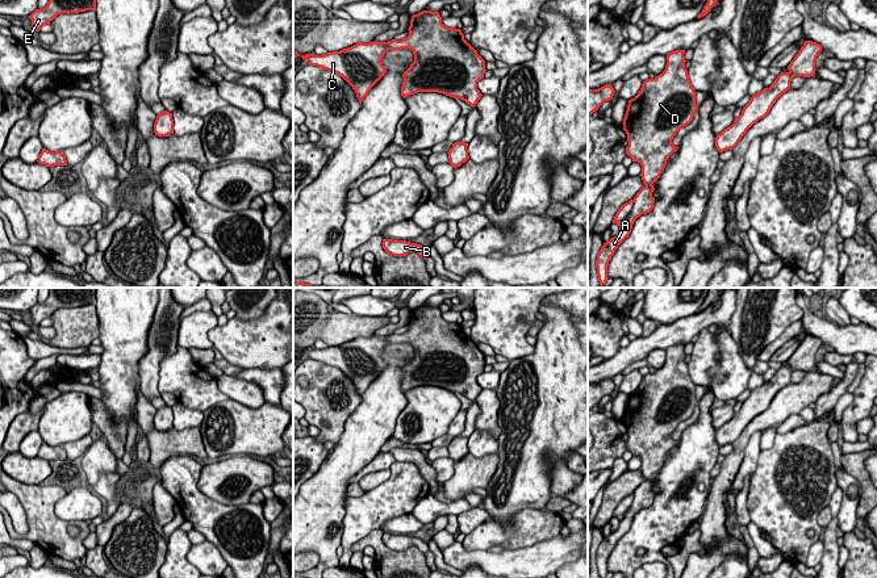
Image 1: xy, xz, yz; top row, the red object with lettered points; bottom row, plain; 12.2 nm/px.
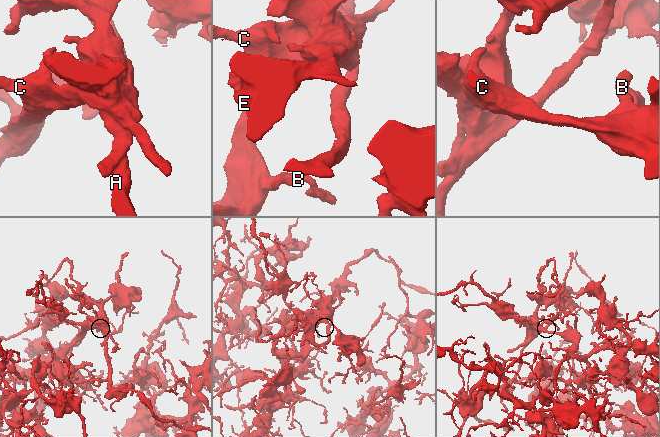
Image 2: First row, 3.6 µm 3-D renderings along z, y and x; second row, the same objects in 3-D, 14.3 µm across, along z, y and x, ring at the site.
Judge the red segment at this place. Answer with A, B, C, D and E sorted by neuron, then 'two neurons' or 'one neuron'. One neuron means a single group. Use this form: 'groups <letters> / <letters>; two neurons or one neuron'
groups A B C D E; one neuron

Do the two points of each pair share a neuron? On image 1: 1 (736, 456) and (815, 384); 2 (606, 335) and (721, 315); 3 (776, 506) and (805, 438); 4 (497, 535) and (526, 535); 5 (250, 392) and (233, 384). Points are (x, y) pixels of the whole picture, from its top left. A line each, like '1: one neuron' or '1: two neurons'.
1: one neuron
2: two neurons
3: one neuron
4: one neuron
5: one neuron

